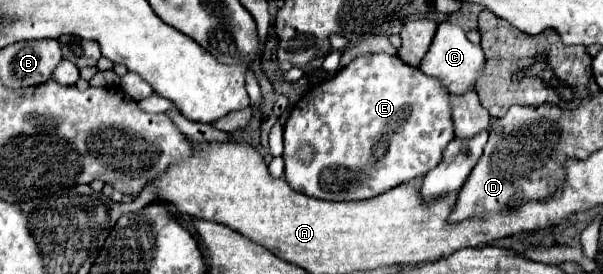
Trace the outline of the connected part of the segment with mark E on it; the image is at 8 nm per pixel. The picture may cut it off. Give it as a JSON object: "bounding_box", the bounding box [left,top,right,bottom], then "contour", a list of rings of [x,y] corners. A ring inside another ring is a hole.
{"bounding_box":[284,54,454,202],"contour":[[[364,54],[364,56],[358,56],[356,60],[352,60],[348,66],[344,66],[342,70],[338,70],[336,76],[328,78],[328,80],[322,80],[320,84],[316,84],[314,88],[310,88],[292,108],[288,120],[286,120],[286,126],[284,126],[284,164],[286,164],[286,172],[284,172],[284,178],[286,182],[302,192],[302,194],[308,194],[312,198],[320,198],[320,200],[334,200],[334,202],[342,202],[342,200],[368,200],[368,198],[376,198],[404,182],[410,182],[414,178],[422,178],[424,174],[428,174],[432,168],[436,168],[442,160],[442,152],[444,148],[448,146],[448,142],[454,140],[454,126],[452,126],[452,104],[450,104],[450,92],[444,88],[444,84],[440,80],[436,80],[434,76],[428,76],[424,72],[420,72],[420,68],[416,66],[410,66],[410,64],[404,64],[398,54]],[[304,144],[310,144],[316,154],[312,158],[312,162],[304,164],[300,160],[296,160],[296,148],[304,146]]]}

